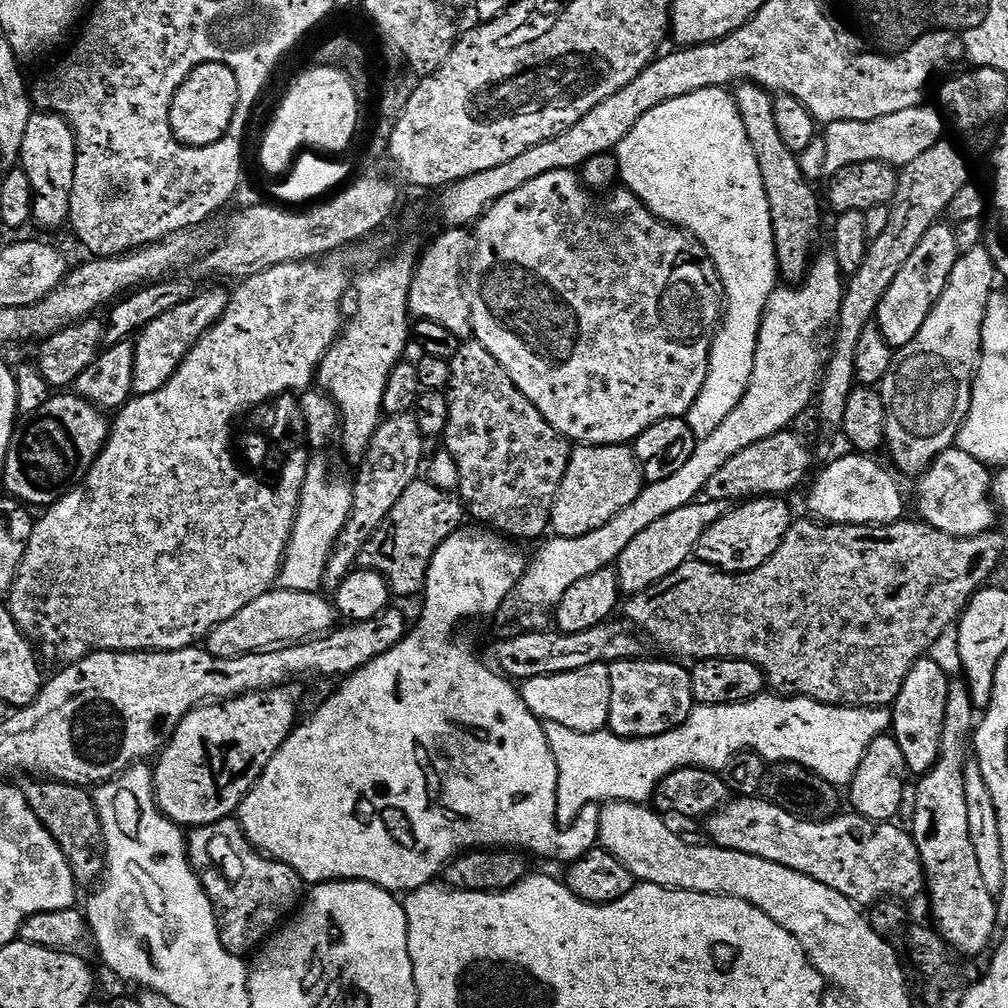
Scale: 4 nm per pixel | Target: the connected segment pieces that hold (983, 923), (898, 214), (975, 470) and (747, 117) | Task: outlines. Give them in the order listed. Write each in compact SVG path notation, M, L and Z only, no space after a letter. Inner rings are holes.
M953 679L948 685L946 722L940 736L940 761L925 776L915 781L916 801L912 804L910 825L912 840L918 846L918 854L924 867L926 897L932 903L931 923L949 949L956 954L961 952L964 956L976 956L984 951L987 953L997 935L998 900L990 894L990 890L986 890L986 882L978 867L978 858L974 855L974 842L970 842L970 822L966 815L964 765L970 760L969 737L973 735L977 716L968 685L963 679Z
M942 138L926 154L918 154L914 162L903 165L896 177L896 189L890 210L890 222L886 222L886 230L878 238L869 240L866 258L862 258L862 266L853 276L847 277L844 297L840 312L835 318L836 341L832 344L832 353L827 353L826 363L814 393L814 408L820 411L820 424L826 431L843 429L846 414L846 398L850 398L852 389L857 387L854 374L854 349L858 346L858 337L868 324L876 319L876 311L886 290L890 290L890 282L898 278L898 270L906 266L910 254L918 250L918 242L930 226L934 226L945 215L951 199L962 186L970 182L968 176L968 160L964 152L948 138Z
M947 448L919 477L920 485L916 488L916 504L920 507L919 519L951 536L977 536L983 532L993 531L995 524L992 523L995 522L996 516L998 517L998 509L992 498L993 479L989 465L966 454L961 448Z
M740 82L735 85L734 88L734 99L736 101L736 109L738 114L742 118L742 126L746 126L746 135L750 140L750 146L754 150L754 158L758 158L758 174L762 174L762 186L766 190L766 202L770 202L770 218L772 219L772 229L774 230L774 246L776 247L776 266L781 277L784 276L785 281L788 282L799 282L808 275L809 267L814 259L814 253L817 251L816 239L820 236L820 204L822 208L822 200L816 197L816 192L811 183L805 179L803 166L801 164L801 157L789 150L786 145L782 142L782 137L778 134L778 129L776 125L776 120L774 119L774 96L773 93L766 91L762 86L757 84L749 84L747 82Z

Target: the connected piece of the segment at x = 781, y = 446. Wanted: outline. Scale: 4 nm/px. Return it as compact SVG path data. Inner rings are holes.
M785 430L774 434L770 438L762 438L762 442L754 442L748 446L705 486L703 495L709 500L722 500L725 502L743 502L749 498L763 498L766 496L783 497L784 492L792 492L804 479L809 479L808 471L812 468L812 448L793 430Z

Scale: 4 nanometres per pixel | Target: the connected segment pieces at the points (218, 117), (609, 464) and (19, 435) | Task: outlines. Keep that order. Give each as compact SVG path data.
M222 63L198 65L178 87L172 100L170 124L175 140L192 148L220 141L227 134L238 104L238 80L230 67Z
M579 445L573 449L567 472L555 498L551 529L560 538L588 534L612 520L641 494L646 479L629 445Z
M74 392L51 395L27 417L23 429L15 429L2 475L5 493L21 503L47 508L59 501L63 493L82 484L108 440L111 425L105 416Z

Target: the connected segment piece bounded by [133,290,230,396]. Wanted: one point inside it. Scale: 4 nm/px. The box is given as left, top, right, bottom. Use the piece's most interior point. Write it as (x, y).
(162, 344)

